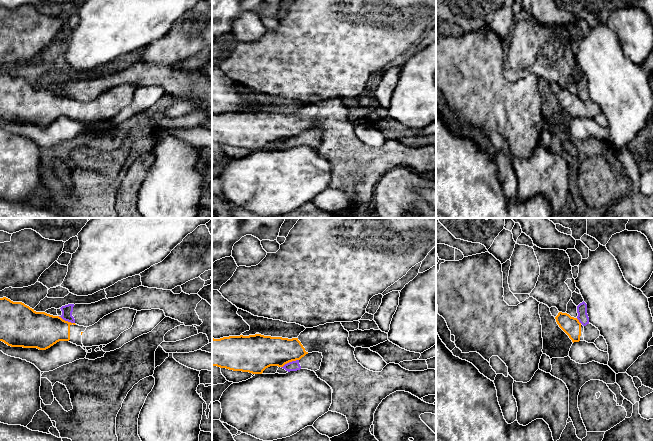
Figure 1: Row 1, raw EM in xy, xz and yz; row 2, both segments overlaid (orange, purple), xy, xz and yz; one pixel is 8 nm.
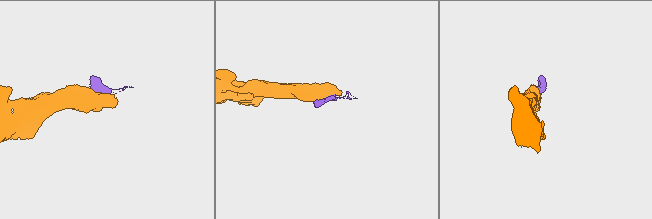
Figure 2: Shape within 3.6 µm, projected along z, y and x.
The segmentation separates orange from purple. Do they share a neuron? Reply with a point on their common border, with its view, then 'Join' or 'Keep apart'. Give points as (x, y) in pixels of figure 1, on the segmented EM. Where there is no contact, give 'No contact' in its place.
Touches orange at xz (289, 361). Keep apart

